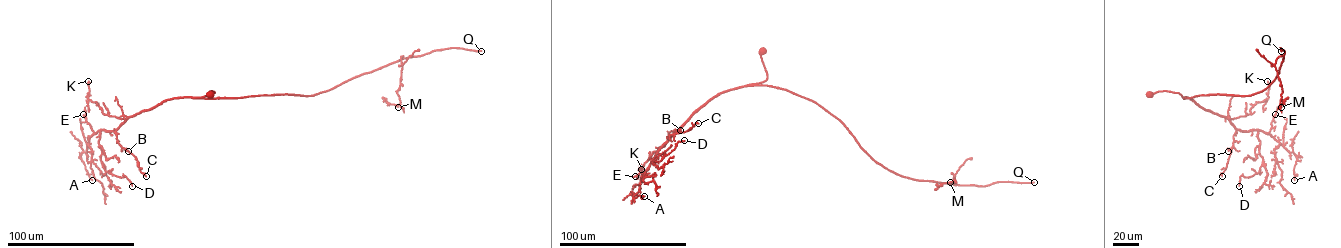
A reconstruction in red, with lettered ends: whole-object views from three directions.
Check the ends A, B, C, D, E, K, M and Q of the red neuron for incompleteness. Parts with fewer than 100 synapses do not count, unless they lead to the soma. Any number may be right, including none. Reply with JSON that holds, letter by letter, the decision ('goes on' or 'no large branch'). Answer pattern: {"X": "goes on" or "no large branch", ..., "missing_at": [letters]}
{"A": "no large branch", "B": "no large branch", "C": "no large branch", "D": "no large branch", "E": "no large branch", "K": "no large branch", "M": "no large branch", "Q": "goes on", "missing_at": ["Q"]}

